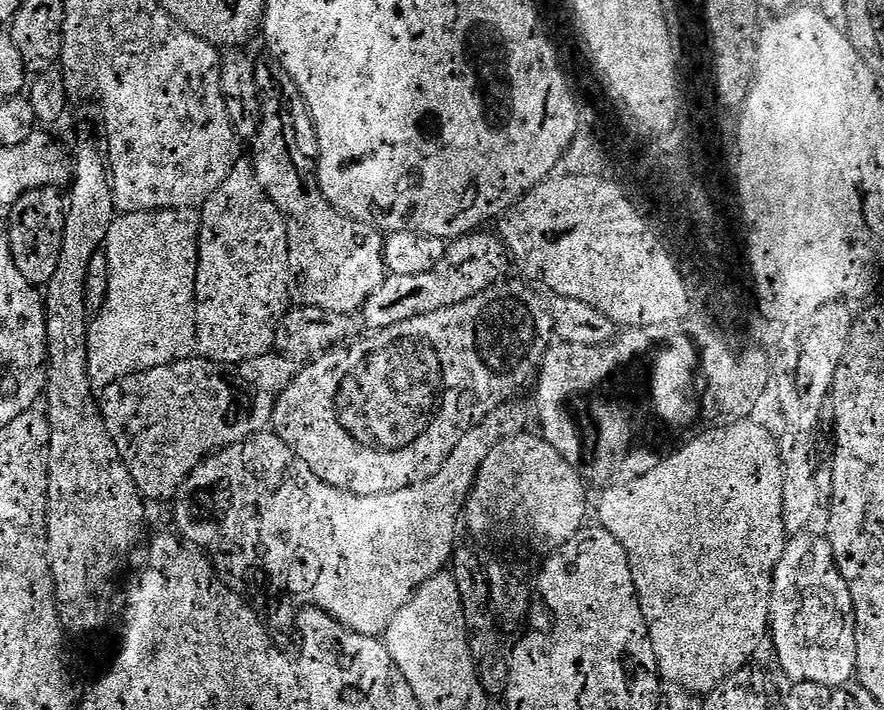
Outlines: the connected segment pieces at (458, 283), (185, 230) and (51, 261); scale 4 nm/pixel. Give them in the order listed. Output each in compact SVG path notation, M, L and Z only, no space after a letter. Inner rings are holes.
M469 233L467 236L451 241L445 249L445 254L438 266L426 274L389 275L388 280L385 283L383 281L372 292L365 304L364 311L370 315L369 324L371 329L377 330L377 328L388 328L390 326L394 328L401 324L402 321L408 321L410 318L429 316L440 309L468 301L499 283L504 278L502 276L505 274L508 264L510 266L510 257L507 253L507 248L503 244L503 239L495 233L493 235L486 233Z
M173 208L166 212L126 212L120 215L117 215L116 221L110 226L108 231L108 238L106 241L106 253L108 252L108 301L104 304L104 309L100 313L95 313L94 319L91 321L89 330L88 330L88 367L90 369L90 375L92 378L93 389L102 390L106 386L110 386L114 382L119 380L124 380L128 376L136 376L139 372L145 372L151 368L157 368L158 366L166 366L167 364L173 364L179 360L187 360L197 351L196 347L196 301L198 299L198 287L196 288L196 280L198 284L198 277L202 272L202 255L200 256L200 232L202 233L202 216L199 211L189 210L186 208Z
M59 187L36 188L18 198L7 214L8 245L18 270L22 270L22 278L37 286L47 286L54 278L54 270L58 270L58 250L62 250L64 241L65 193Z

